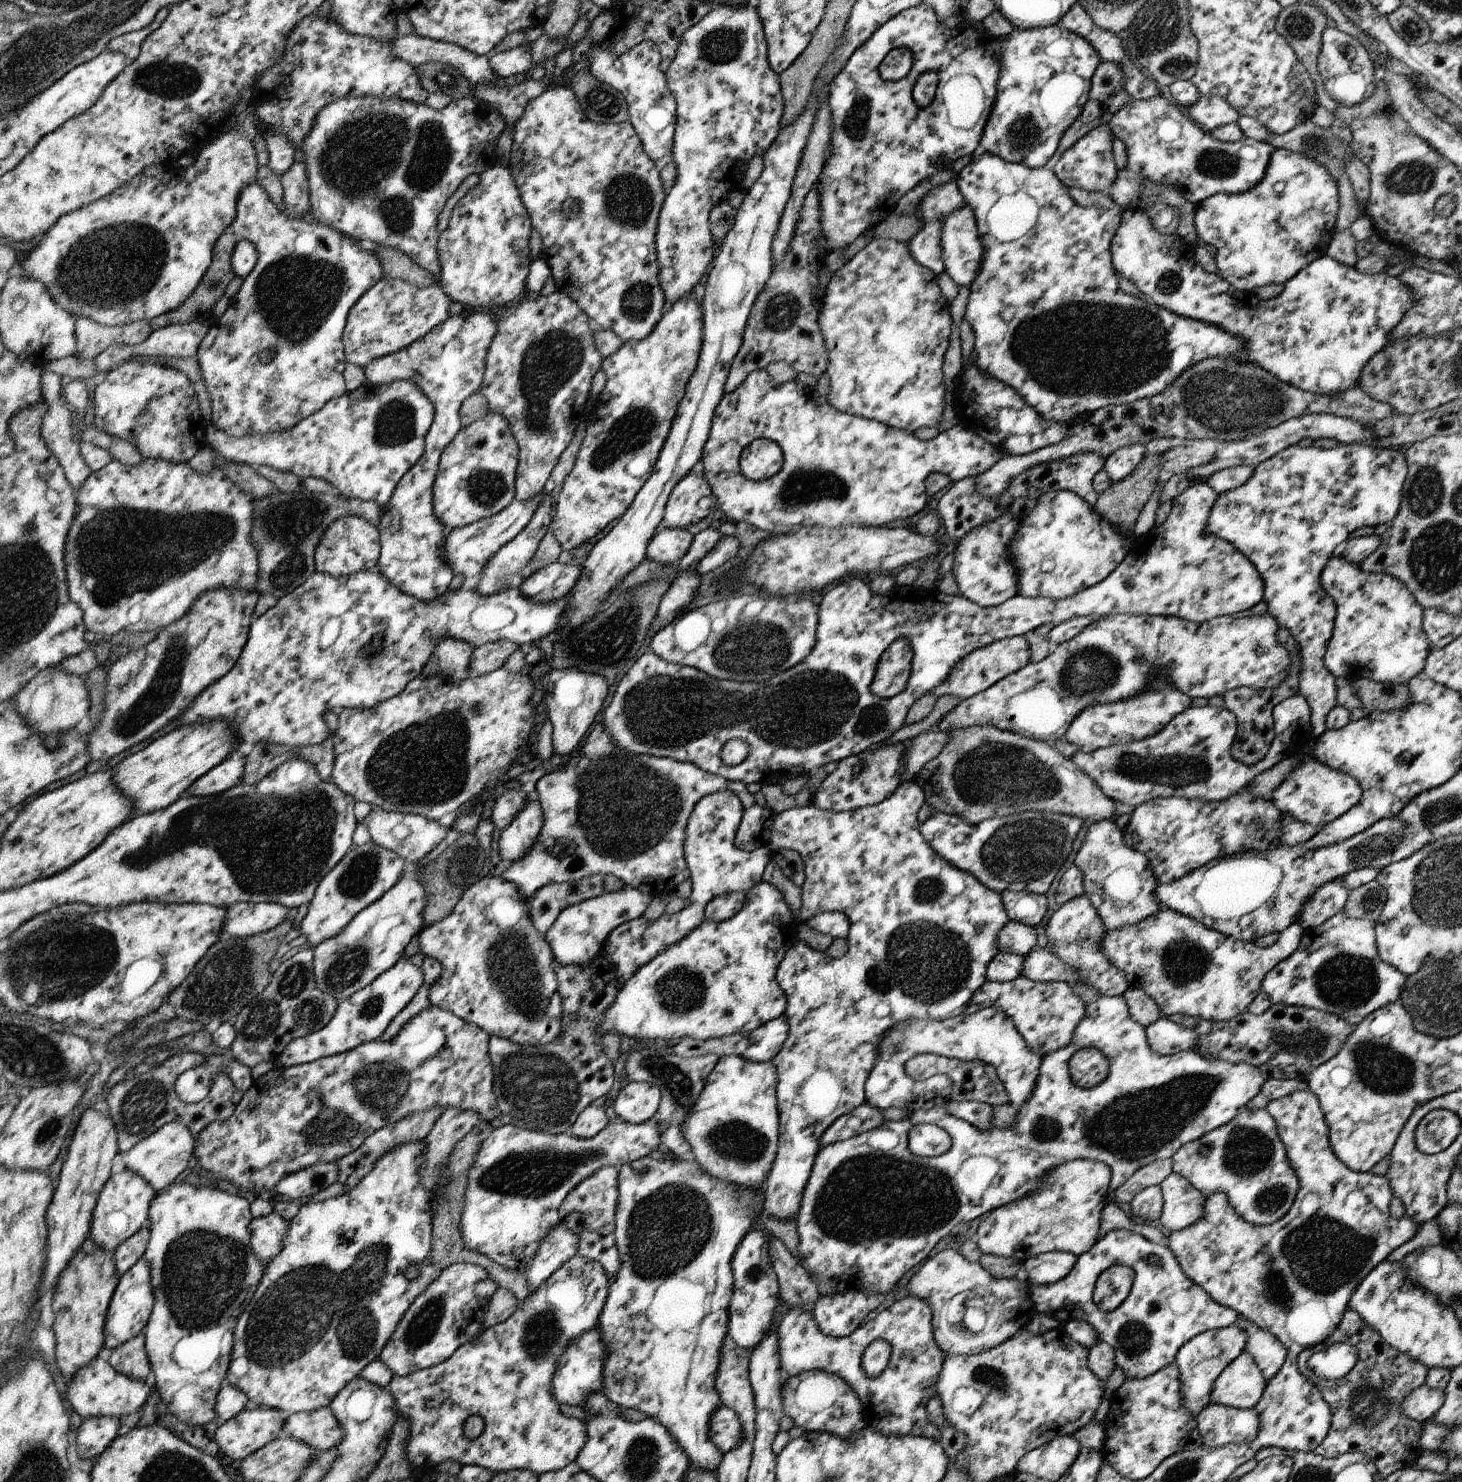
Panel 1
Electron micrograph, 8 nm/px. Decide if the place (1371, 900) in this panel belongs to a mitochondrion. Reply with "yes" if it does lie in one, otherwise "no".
yes

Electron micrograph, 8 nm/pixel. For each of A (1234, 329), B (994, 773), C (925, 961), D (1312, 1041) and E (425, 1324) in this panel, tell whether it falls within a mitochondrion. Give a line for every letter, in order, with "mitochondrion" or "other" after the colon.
A: other
B: mitochondrion
C: mitochondrion
D: mitochondrion
E: mitochondrion

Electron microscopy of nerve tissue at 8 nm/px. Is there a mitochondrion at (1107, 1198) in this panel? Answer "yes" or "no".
no

